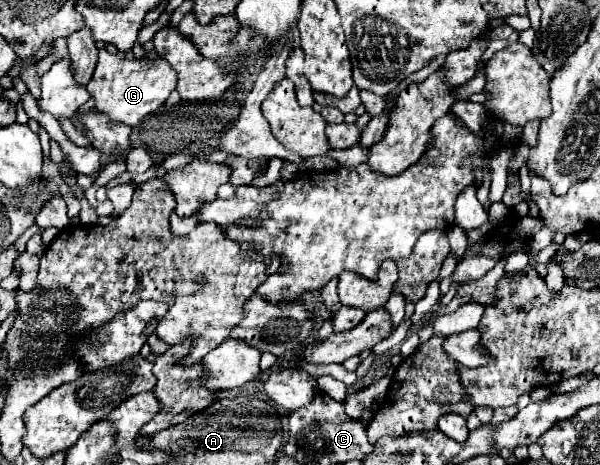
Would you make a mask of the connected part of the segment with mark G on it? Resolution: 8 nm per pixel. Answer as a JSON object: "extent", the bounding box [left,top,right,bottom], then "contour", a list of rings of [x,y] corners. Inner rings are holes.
{"extent":[86,50,176,126],"contour":[[[100,50],[98,64],[86,90],[94,98],[94,108],[110,118],[112,124],[136,126],[144,116],[152,114],[176,88],[176,72],[166,60],[126,60],[108,50]]]}

